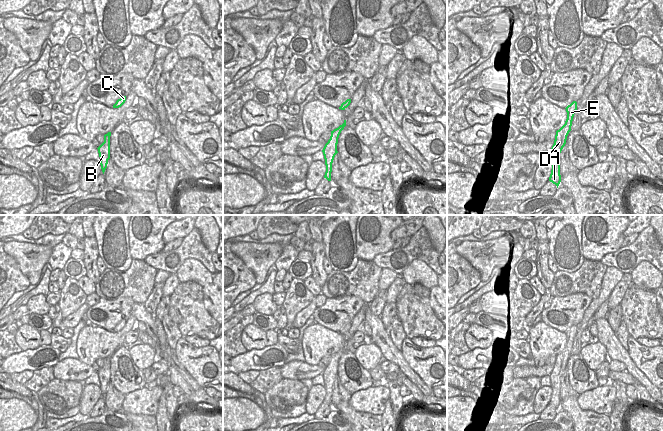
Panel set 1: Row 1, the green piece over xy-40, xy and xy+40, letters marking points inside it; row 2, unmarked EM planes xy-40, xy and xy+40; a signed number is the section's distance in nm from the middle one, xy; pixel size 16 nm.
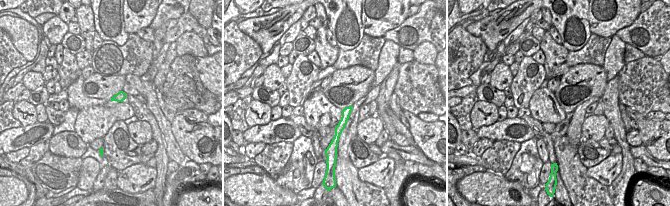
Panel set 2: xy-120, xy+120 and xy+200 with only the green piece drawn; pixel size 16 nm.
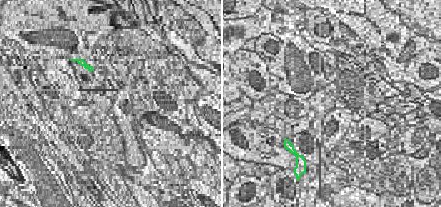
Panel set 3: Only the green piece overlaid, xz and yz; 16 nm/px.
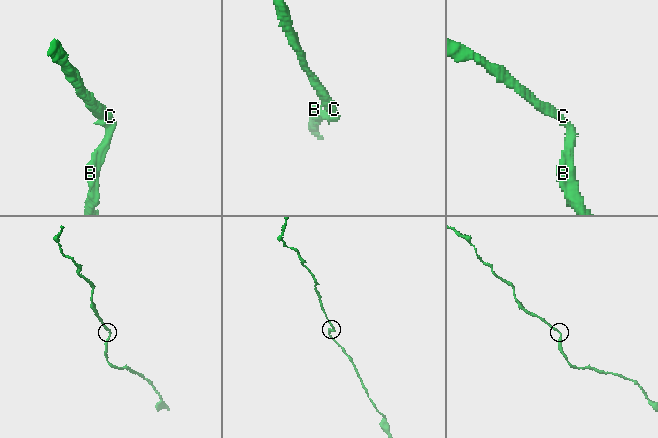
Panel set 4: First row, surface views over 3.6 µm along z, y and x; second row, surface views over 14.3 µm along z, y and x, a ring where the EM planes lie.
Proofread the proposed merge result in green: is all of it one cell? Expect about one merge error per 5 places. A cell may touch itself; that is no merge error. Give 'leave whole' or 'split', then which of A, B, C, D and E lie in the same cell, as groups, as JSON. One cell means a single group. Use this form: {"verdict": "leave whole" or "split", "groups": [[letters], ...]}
{"verdict": "leave whole", "groups": [["A", "B", "C", "D", "E"]]}

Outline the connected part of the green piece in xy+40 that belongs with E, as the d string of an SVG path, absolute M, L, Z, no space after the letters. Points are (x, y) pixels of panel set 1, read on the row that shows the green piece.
M573 101L570 105L568 105L566 108L567 112L567 119L565 121L565 124L556 131L554 144L549 151L550 153L550 159L551 159L551 165L552 170L549 177L549 181L555 184L558 188L560 182L561 182L561 175L560 175L560 153L563 149L563 147L566 144L567 136L569 132L571 131L572 121L574 114L577 110L577 102Z

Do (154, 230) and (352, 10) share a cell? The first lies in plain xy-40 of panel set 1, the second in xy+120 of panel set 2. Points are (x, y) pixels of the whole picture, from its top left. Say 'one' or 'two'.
two

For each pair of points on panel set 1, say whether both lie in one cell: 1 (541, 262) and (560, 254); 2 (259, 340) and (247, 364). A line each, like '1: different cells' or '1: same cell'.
1: different cells
2: different cells

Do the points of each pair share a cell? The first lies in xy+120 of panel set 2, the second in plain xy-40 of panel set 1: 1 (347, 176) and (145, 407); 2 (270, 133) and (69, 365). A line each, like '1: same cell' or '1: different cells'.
1: different cells
2: different cells

